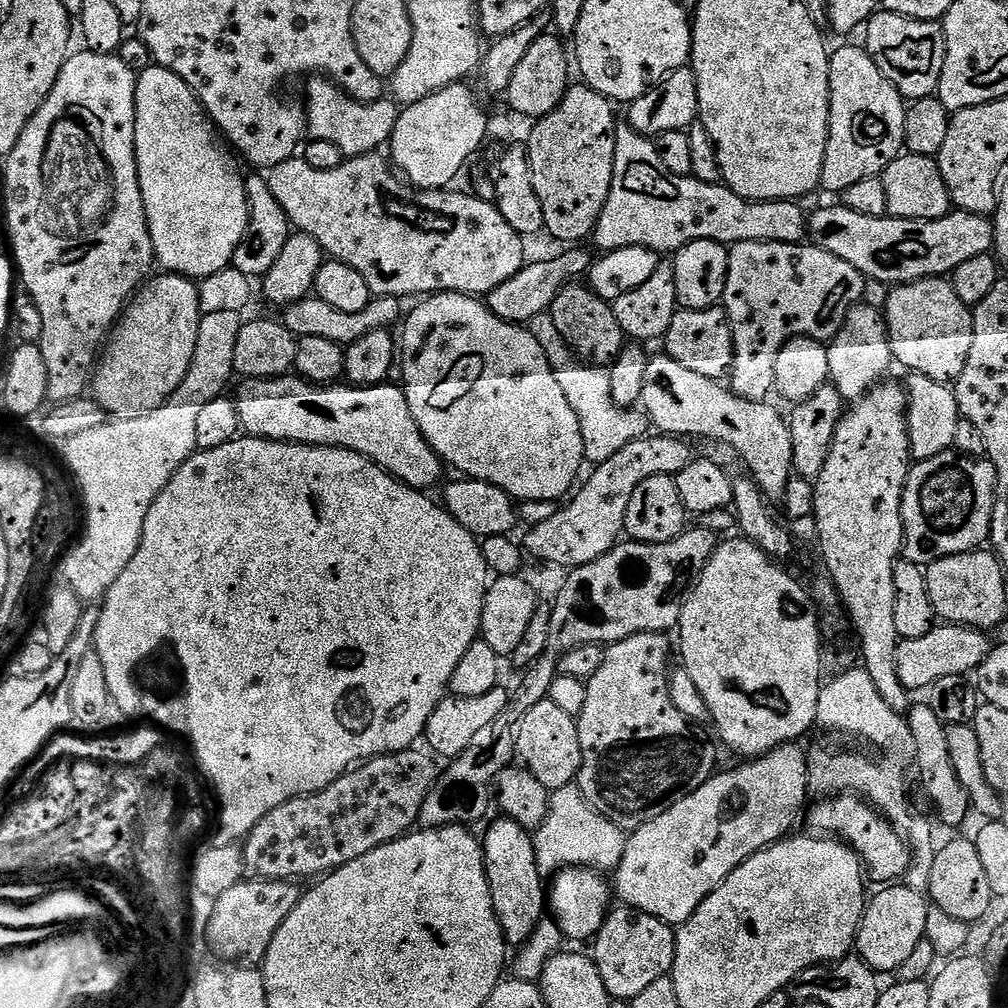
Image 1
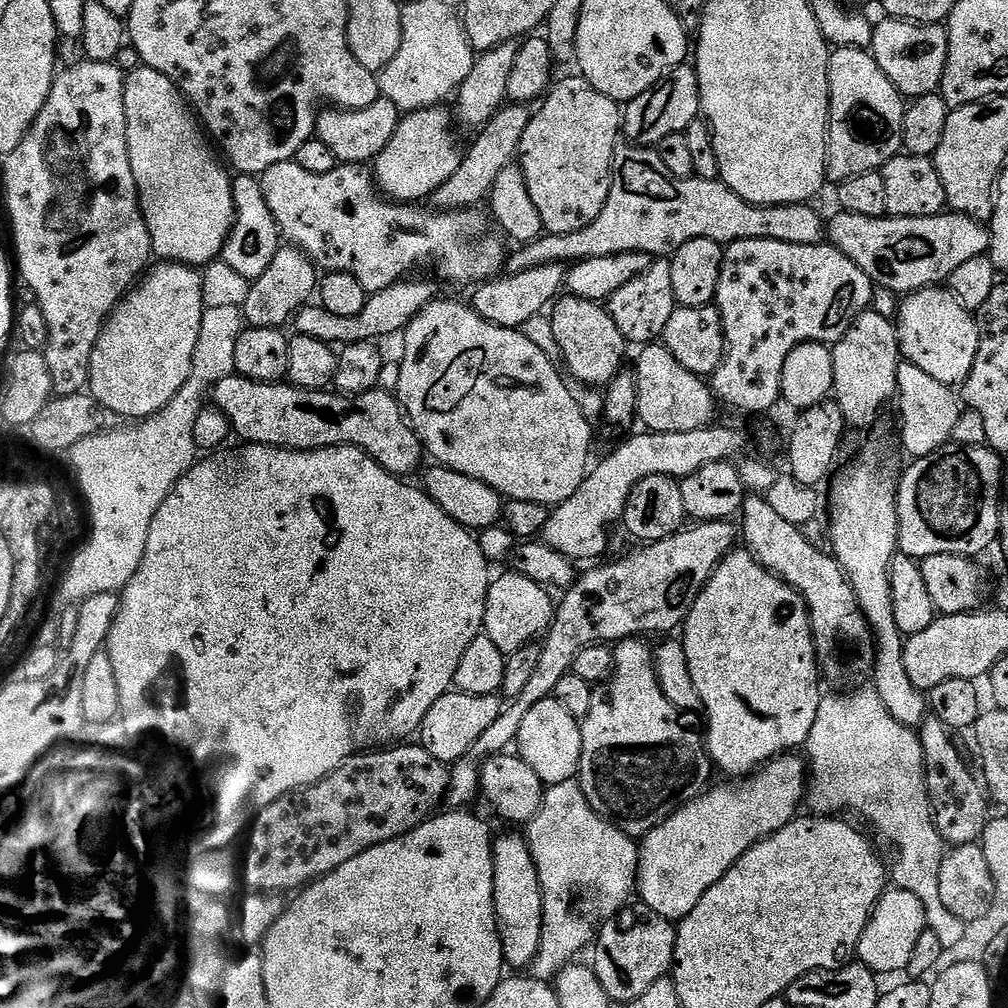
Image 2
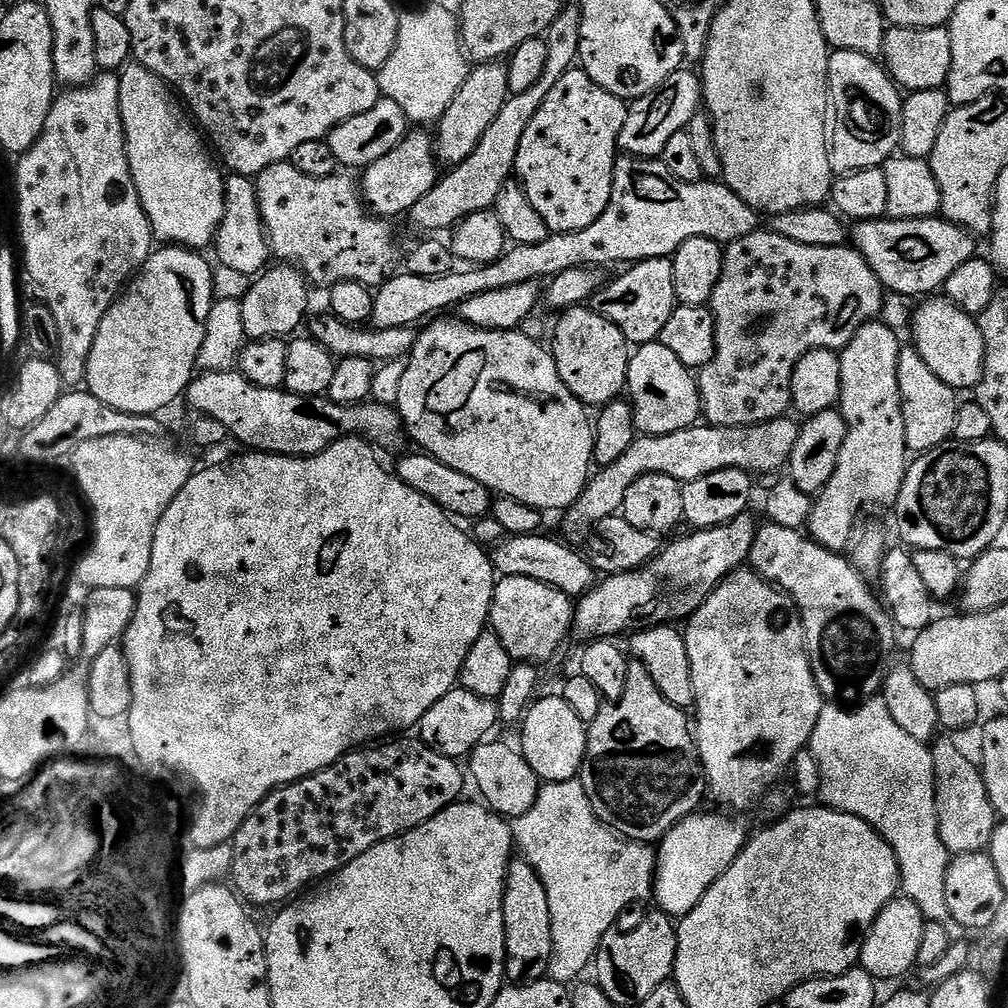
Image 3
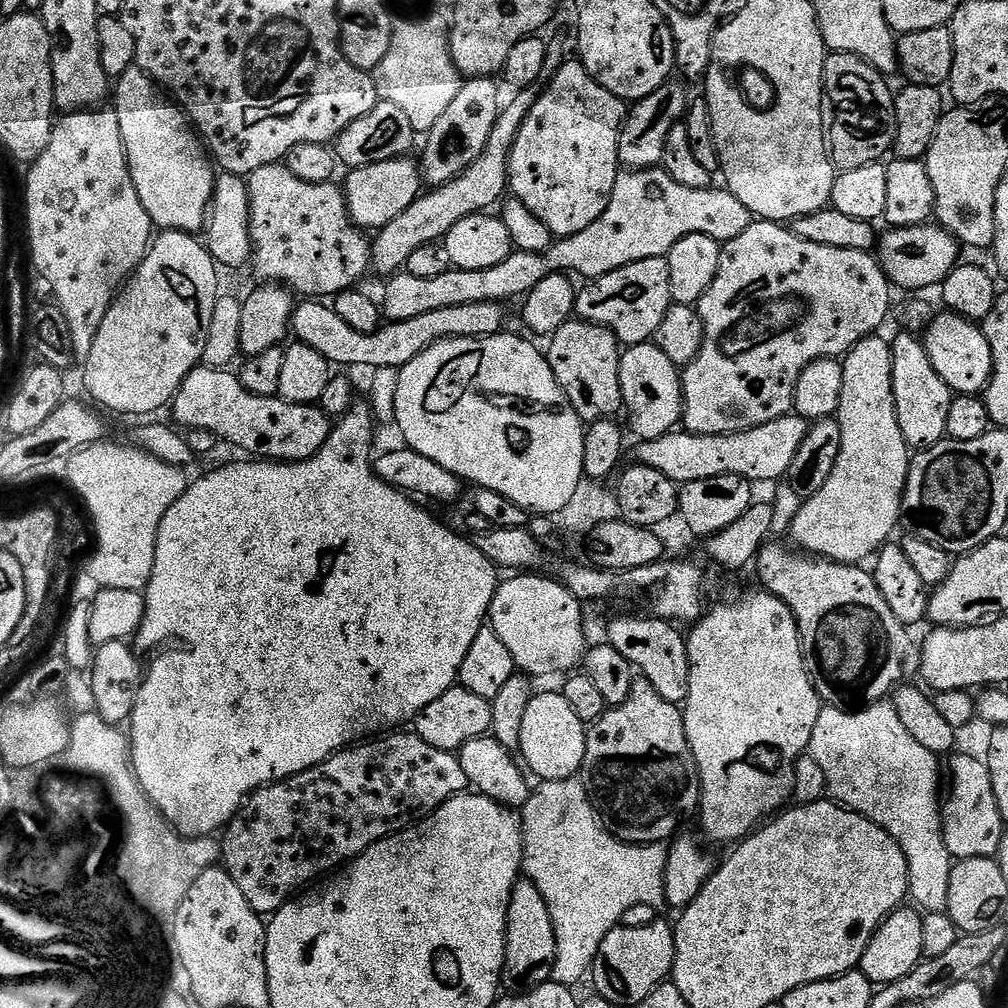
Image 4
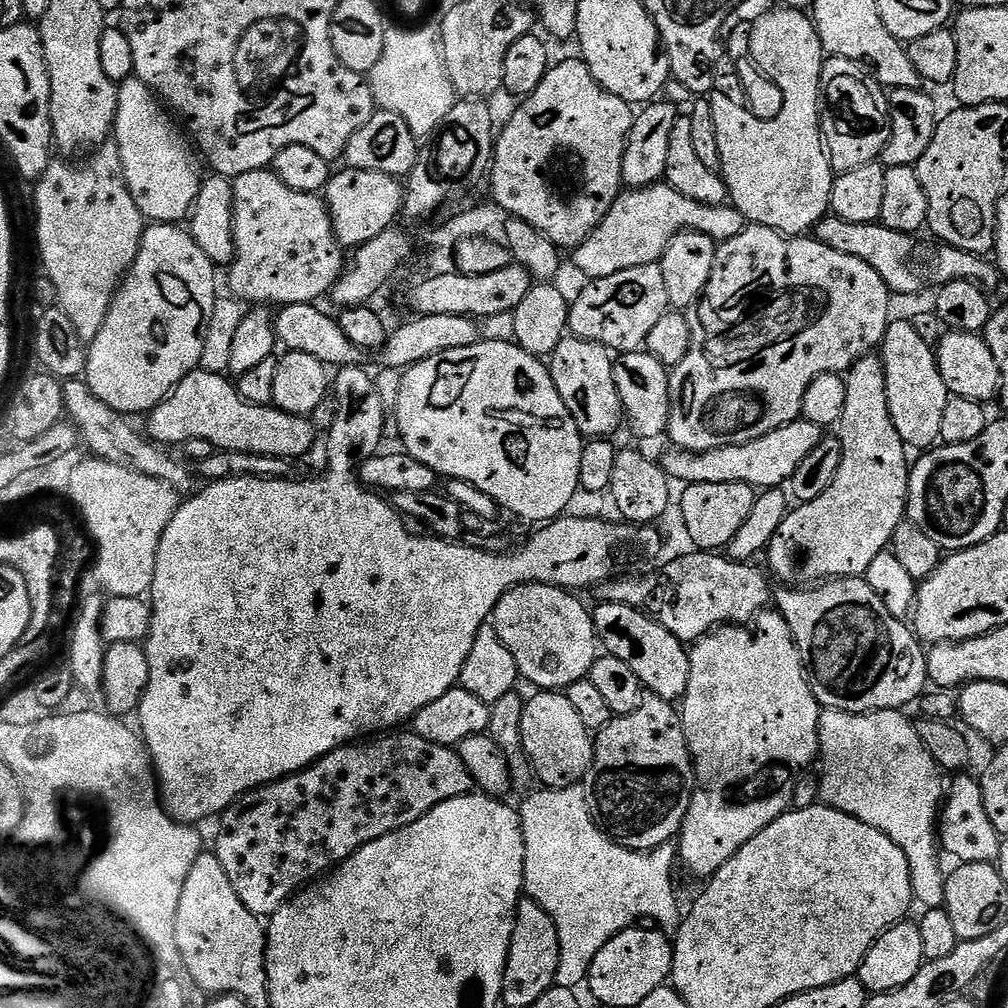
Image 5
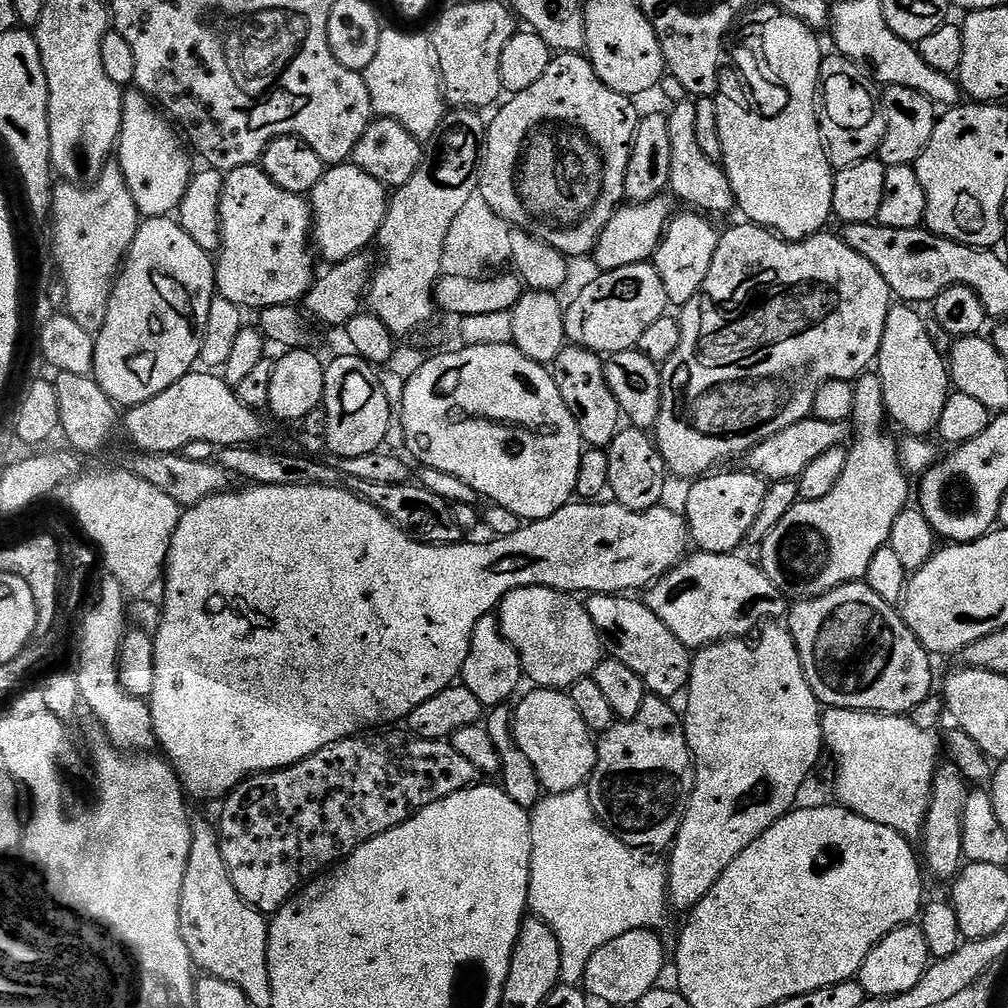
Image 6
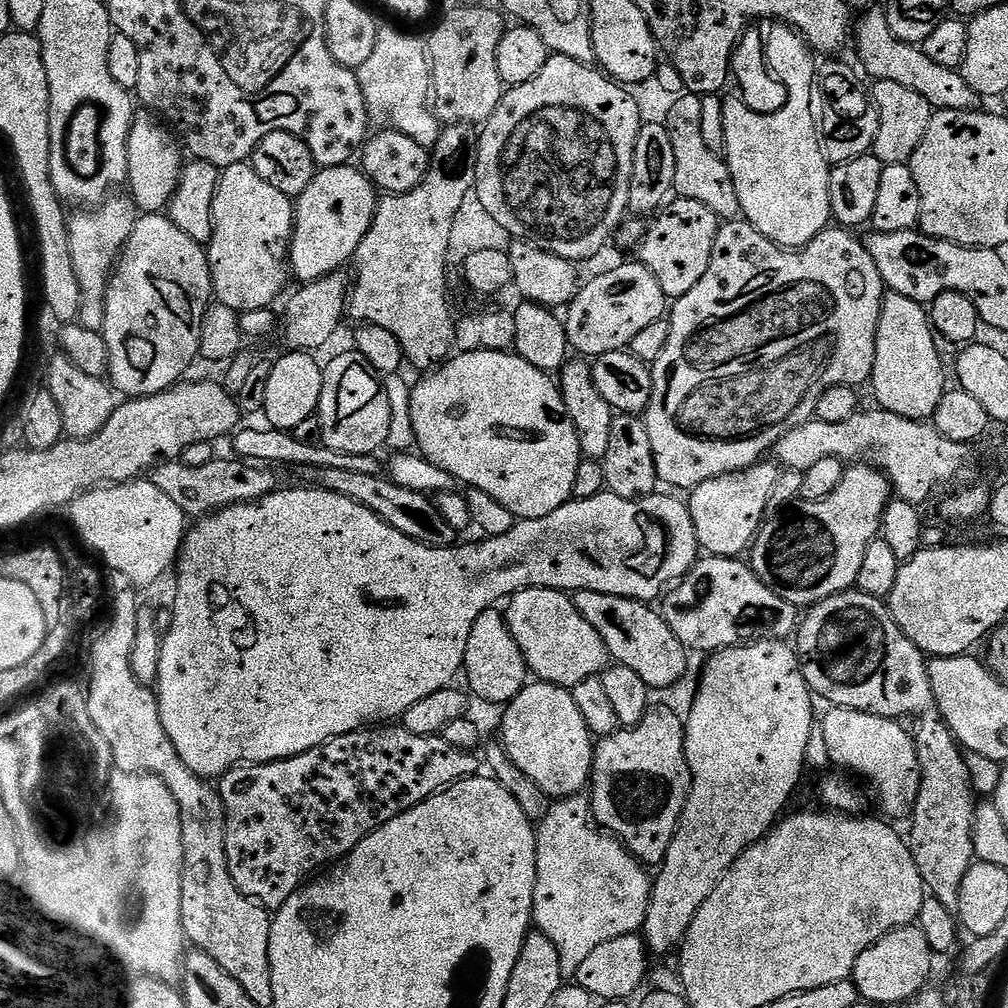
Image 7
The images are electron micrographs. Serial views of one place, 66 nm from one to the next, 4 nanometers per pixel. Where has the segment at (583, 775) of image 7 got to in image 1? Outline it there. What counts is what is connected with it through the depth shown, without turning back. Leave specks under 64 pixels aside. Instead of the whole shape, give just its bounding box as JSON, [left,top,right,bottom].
[516,699,582,790]

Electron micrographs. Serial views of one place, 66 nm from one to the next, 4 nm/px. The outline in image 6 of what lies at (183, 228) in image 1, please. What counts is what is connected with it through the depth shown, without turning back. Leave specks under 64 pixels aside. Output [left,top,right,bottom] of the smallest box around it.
[118,90,194,217]

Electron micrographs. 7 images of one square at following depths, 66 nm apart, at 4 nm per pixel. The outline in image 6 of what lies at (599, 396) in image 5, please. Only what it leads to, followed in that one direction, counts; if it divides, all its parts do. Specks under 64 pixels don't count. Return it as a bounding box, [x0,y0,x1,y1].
[550,346,622,450]

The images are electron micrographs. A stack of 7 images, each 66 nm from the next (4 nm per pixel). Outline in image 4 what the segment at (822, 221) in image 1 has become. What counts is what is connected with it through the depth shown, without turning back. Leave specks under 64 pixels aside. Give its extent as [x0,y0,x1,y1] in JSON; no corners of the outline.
[878,223,961,294]

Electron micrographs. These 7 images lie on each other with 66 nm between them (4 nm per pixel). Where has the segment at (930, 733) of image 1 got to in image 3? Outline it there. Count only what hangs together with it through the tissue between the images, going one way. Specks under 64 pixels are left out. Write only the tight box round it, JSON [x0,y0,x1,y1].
[931,739,998,856]

